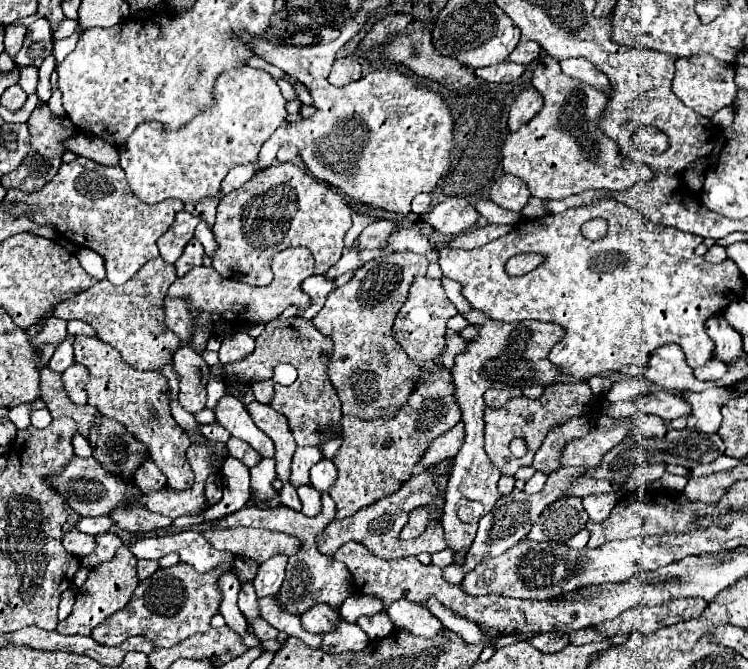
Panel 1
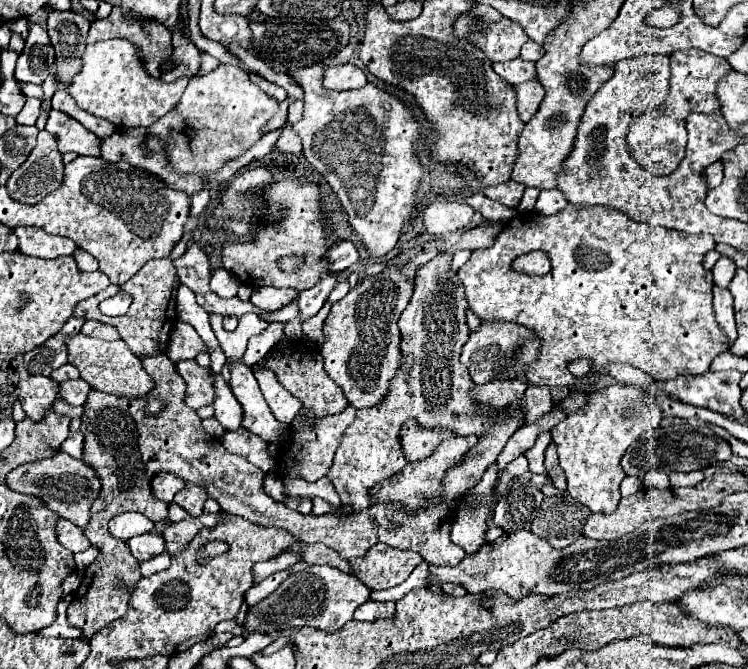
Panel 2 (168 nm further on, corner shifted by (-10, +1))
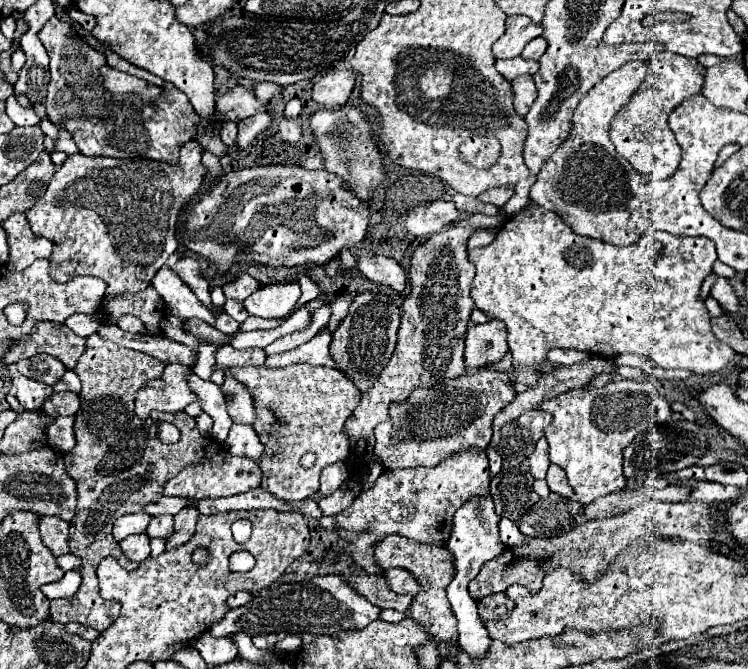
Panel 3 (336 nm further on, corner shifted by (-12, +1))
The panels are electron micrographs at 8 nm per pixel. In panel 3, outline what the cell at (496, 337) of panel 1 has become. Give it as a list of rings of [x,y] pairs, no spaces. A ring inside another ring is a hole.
[[[488,320],[474,324],[466,334],[466,366],[476,372],[500,362],[510,352],[506,344],[506,324],[500,320]]]

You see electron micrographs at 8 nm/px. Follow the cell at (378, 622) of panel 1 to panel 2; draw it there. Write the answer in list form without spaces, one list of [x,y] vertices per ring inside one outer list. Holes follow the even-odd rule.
[[[368,600],[354,612],[354,618],[370,622],[370,620],[376,620],[376,618],[390,618],[390,616],[394,616],[392,612],[394,612],[394,602]]]

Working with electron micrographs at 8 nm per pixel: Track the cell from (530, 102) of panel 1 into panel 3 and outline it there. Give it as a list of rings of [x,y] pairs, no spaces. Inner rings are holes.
[[[520,76],[512,80],[512,88],[514,88],[514,110],[518,116],[526,116],[538,94],[532,76]]]

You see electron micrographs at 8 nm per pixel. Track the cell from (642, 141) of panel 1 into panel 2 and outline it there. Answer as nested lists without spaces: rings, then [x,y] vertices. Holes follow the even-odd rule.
[[[684,50],[670,54],[670,92],[656,110],[646,110],[642,116],[634,118],[626,144],[630,156],[654,176],[666,176],[678,168],[685,156],[685,120],[692,112],[718,112],[720,104],[716,98],[716,84],[722,76],[730,72],[730,64],[724,58],[702,50]]]

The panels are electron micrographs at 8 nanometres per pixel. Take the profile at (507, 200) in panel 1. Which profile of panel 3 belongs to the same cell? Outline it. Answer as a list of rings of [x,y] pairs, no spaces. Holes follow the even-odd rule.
[[[500,186],[500,188],[494,188],[494,190],[486,190],[482,192],[478,198],[482,202],[488,202],[488,204],[494,204],[494,206],[504,206],[510,196],[514,194],[514,188],[512,186]]]

